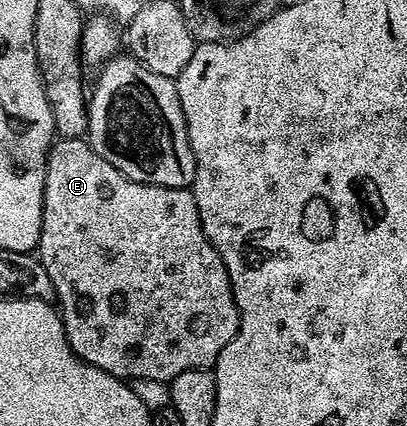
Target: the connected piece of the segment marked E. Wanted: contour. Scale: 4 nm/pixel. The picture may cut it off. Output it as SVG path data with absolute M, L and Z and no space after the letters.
M85 137L58 138L51 145L50 155L46 161L42 227L36 257L42 261L41 269L46 279L54 285L56 306L62 315L64 332L72 352L88 364L117 378L123 380L143 378L169 383L170 379L180 376L180 372L185 370L211 369L220 352L224 352L224 348L238 331L238 305L234 302L230 277L224 268L224 260L220 260L220 252L216 252L208 236L204 236L193 193L186 188L177 190L167 186L153 186L147 182L133 182L128 176L112 168L112 164L108 164L104 156L97 154Z

